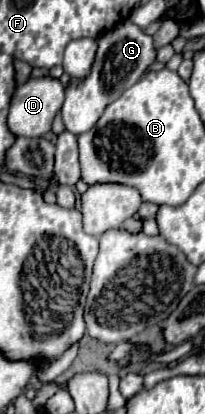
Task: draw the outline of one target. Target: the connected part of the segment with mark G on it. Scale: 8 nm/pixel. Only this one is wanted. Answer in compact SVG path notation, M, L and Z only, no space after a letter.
M125 20L113 30L109 30L105 36L99 38L99 50L91 74L81 80L73 78L65 92L65 104L61 108L65 128L71 130L73 134L83 134L91 130L99 116L103 114L105 106L119 98L127 88L131 88L153 62L155 62L153 40L139 26Z

